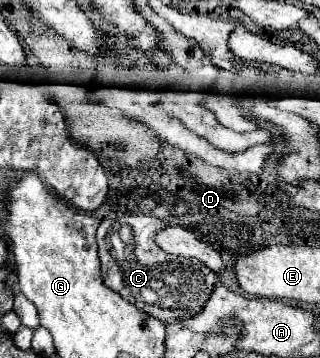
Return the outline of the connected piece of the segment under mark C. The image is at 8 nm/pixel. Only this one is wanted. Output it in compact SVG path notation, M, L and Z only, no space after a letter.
M121 215L115 221L105 219L101 227L97 229L97 243L99 243L99 259L101 259L101 277L103 283L119 293L123 299L133 303L137 309L157 317L163 323L179 323L181 319L193 317L195 313L201 311L201 307L207 303L211 297L211 291L217 283L217 273L211 269L199 265L197 261L189 261L183 257L173 257L165 251L161 251L155 243L153 237L157 231L167 227L165 221L149 215Z

